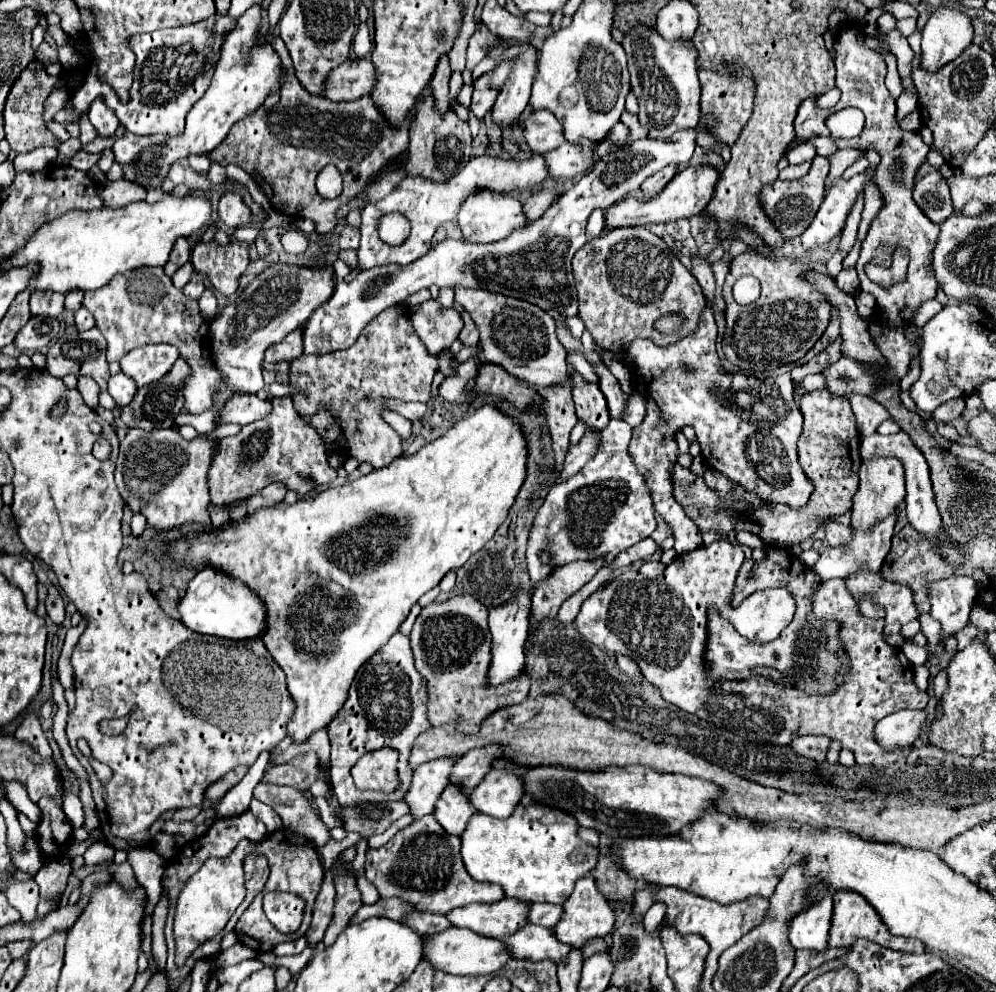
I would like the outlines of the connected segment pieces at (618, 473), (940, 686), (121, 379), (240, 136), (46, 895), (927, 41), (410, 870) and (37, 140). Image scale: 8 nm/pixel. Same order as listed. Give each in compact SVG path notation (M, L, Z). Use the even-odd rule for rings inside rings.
M612 418L606 430L602 430L600 434L602 442L598 454L590 462L586 462L586 466L578 474L570 476L566 482L552 486L536 514L526 550L532 588L544 582L552 572L550 566L542 566L542 562L538 560L540 550L554 554L556 566L602 556L606 556L610 564L618 552L638 544L656 530L652 494L628 452L632 426L624 420Z
M945 669L941 670L934 677L933 684L934 684L935 695L940 704L942 696L943 696L944 692L946 691L946 686L947 686L947 674L946 674Z
M120 372L108 380L108 392L118 406L126 406L134 398L136 390L138 390L138 386L124 372Z
M272 32L270 38L272 48L282 58L282 66L286 66L286 74L290 74L290 80L286 80L286 86L280 90L280 102L270 110L260 108L250 118L236 122L220 146L208 152L208 158L220 164L236 162L260 184L276 212L310 218L316 222L318 232L326 234L338 224L338 208L348 204L394 154L406 150L406 122L402 130L390 130L390 126L382 122L382 114L374 110L370 96L350 102L328 102L326 98L310 94L294 76L292 58L282 38ZM326 164L334 164L344 178L344 190L334 200L324 200L316 190L316 176Z
M60 856L56 860L46 860L46 864L40 868L40 872L34 876L34 880L40 886L40 904L38 904L38 916L44 916L50 912L50 906L46 900L58 896L66 888L66 880L70 876L70 858Z
M940 6L922 30L922 66L930 72L958 58L972 42L972 18L956 6Z
M432 814L418 818L404 830L400 830L386 846L370 848L366 852L366 878L378 888L382 898L398 896L418 906L418 910L448 914L454 908L472 902L496 902L504 898L502 886L490 882L476 882L466 872L460 854L460 836L446 834Z
M34 58L18 76L18 80L12 84L10 94L6 98L6 108L4 108L4 132L10 148L16 154L26 154L38 146L54 146L58 148L62 142L46 128L44 122L44 102L58 88L58 78L50 76L46 72L46 64Z

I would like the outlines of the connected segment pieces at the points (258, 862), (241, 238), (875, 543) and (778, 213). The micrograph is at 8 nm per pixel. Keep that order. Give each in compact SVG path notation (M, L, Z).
M250 854L244 861L243 870L246 880L246 896L222 930L222 938L225 934L232 931L232 928L235 928L240 916L249 907L250 902L254 900L254 896L264 890L264 884L268 880L268 860L264 856Z
M257 223L257 225L254 226L254 229L252 227L239 228L235 231L233 238L239 242L245 242L249 244L255 242L261 229L261 226L262 226L261 223Z
M892 514L890 518L878 522L870 532L852 530L854 542L850 542L850 546L844 546L844 548L830 548L828 546L826 550L822 550L820 558L812 566L812 572L820 580L830 580L830 578L846 578L846 574L854 574L854 570L858 570L858 566L868 566L868 570L880 570L882 560L884 560L884 556L890 550L890 538L892 538L892 530L894 530L894 518L896 518L896 514Z
M816 156L812 160L812 168L810 172L800 178L800 180L792 180L792 182L782 182L776 180L772 184L766 184L760 190L760 200L762 200L762 210L764 214L770 218L770 222L778 228L778 232L782 234L784 240L792 240L796 236L802 234L802 230L806 230L806 226L810 226L814 214L818 212L822 198L824 198L824 178L828 176L828 160L822 156Z

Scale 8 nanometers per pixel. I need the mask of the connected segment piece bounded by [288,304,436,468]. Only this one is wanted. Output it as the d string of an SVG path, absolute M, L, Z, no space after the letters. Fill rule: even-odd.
M398 304L384 310L364 328L356 344L346 350L338 350L322 356L302 354L292 362L288 386L292 390L294 408L298 416L320 434L328 456L340 450L344 456L356 458L358 462L368 462L374 468L382 468L390 464L394 458L402 456L402 438L394 432L394 428L388 422L384 422L382 412L388 410L390 400L400 400L400 402L428 400L432 378L436 374L436 358L428 354L426 346L414 334L408 314L402 314L408 310L410 308L406 304ZM318 378L326 378L326 390L318 390Z

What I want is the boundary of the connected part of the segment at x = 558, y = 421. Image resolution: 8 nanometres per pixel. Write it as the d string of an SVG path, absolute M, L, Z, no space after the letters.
M554 386L550 390L540 392L546 400L544 410L548 418L548 428L552 436L552 450L554 450L554 468L556 472L562 472L566 454L570 450L570 432L576 426L578 418L574 414L574 402L570 386Z

